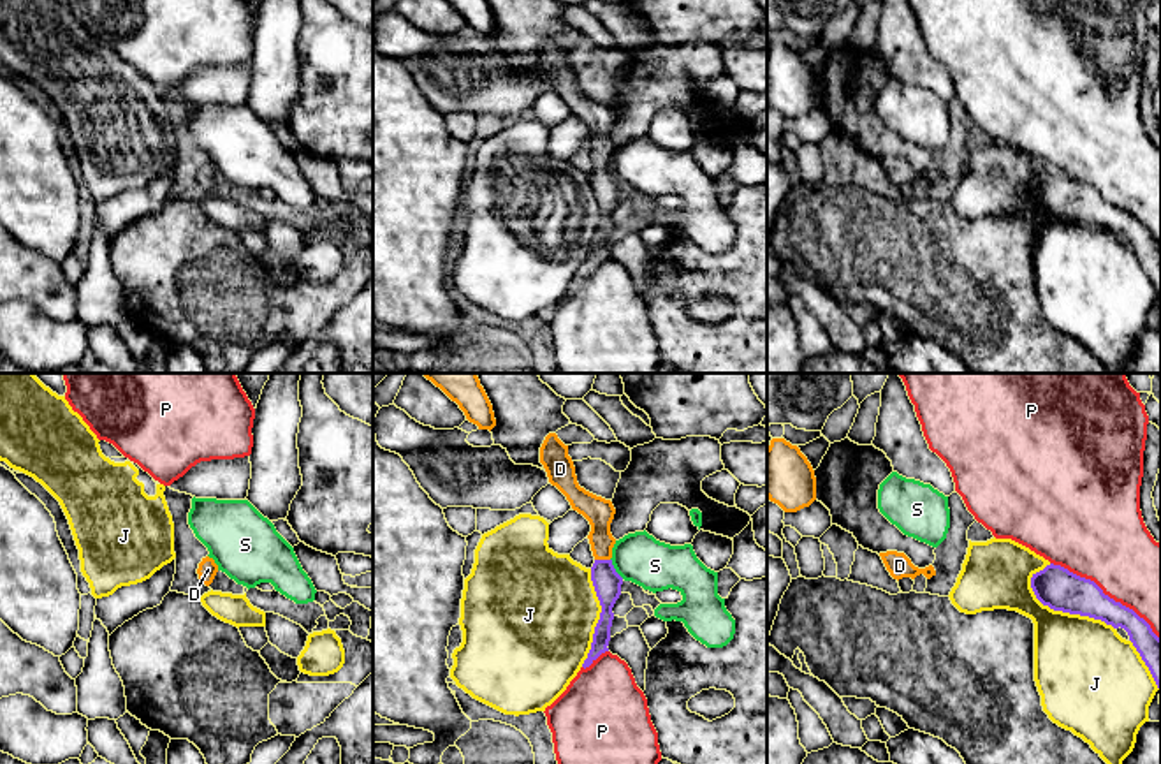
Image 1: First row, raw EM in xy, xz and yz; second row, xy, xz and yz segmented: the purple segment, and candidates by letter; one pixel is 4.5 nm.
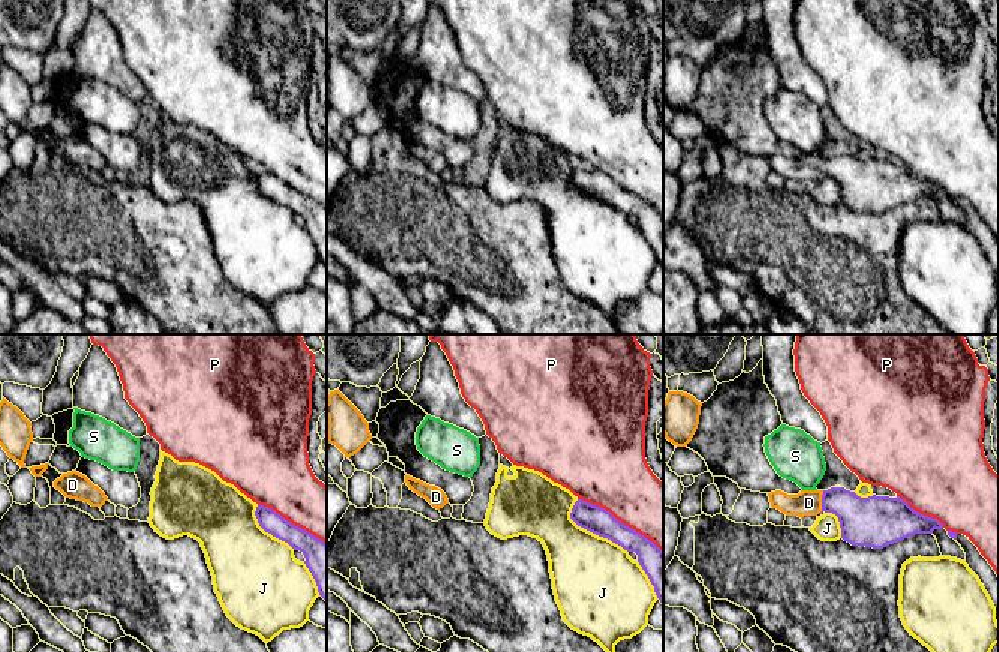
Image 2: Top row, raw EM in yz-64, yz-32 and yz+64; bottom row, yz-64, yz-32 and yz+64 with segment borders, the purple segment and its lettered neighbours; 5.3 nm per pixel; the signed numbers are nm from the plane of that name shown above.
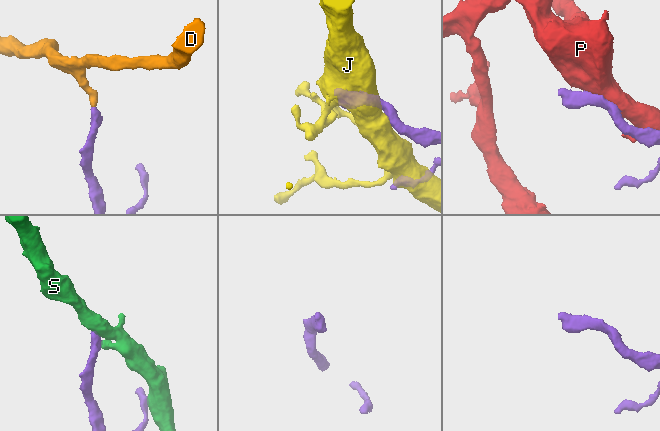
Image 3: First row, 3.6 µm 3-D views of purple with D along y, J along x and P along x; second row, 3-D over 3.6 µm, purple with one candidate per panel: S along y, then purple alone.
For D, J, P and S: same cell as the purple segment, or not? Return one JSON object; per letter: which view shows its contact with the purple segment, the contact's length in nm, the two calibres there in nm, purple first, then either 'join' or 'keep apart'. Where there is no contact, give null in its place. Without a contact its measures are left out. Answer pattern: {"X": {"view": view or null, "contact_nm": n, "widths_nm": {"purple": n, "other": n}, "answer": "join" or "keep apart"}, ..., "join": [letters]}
{"D": {"view": "xz", "contact_nm": 70, "widths_nm": {"purple": 130, "other": 130}, "answer": "join"}, "J": {"view": "yz", "contact_nm": 460, "widths_nm": {"purple": 190, "other": 420}, "answer": "keep apart"}, "P": {"view": "yz", "contact_nm": 600, "widths_nm": {"purple": 190, "other": 380}, "answer": "keep apart"}, "S": {"view": "xz", "contact_nm": 110, "widths_nm": {"purple": 130, "other": 220}, "answer": "keep apart"}, "join": ["D"]}

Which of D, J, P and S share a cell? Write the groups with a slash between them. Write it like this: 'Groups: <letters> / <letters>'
Groups: D / J / P / S

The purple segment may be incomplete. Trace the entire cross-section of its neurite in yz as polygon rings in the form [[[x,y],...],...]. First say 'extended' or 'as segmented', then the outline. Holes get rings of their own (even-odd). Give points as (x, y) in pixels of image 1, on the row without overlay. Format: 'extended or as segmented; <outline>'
as segmented; [[[1054,169],[1033,180],[1031,194],[1036,204],[1054,217],[1089,222],[1114,234],[1124,234],[1161,296],[1161,245],[1133,215],[1105,201],[1094,187]]]

